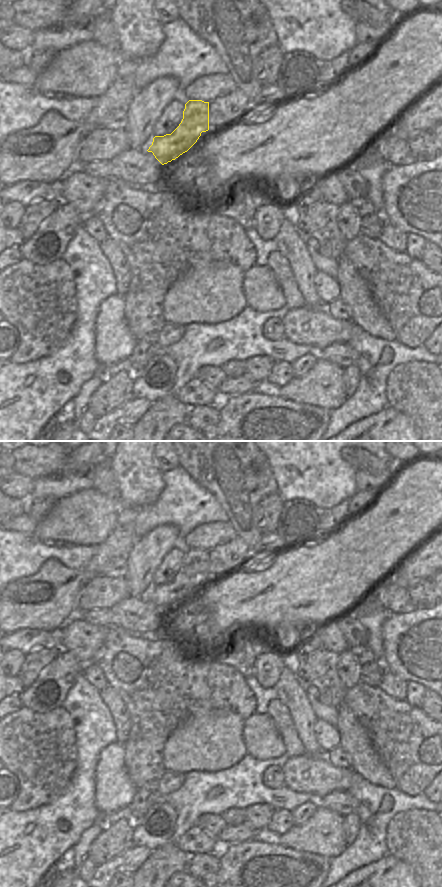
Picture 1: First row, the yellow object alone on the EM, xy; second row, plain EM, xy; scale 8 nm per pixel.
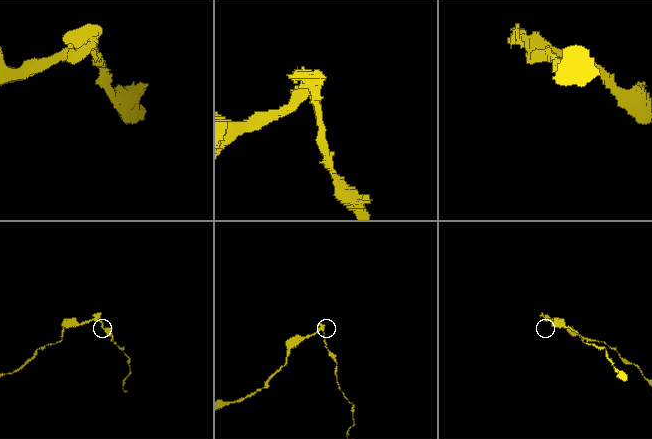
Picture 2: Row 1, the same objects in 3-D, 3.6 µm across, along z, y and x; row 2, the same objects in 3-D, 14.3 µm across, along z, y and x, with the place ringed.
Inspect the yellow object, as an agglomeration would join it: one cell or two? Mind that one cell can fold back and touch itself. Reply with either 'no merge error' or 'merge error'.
merge error

